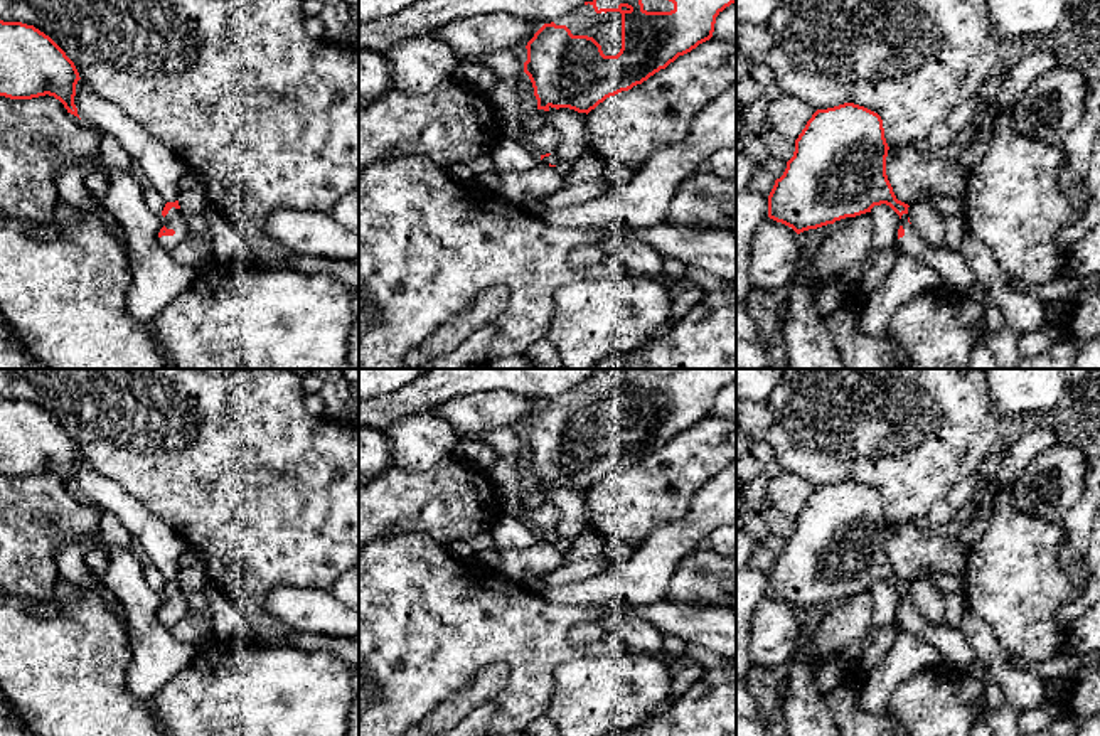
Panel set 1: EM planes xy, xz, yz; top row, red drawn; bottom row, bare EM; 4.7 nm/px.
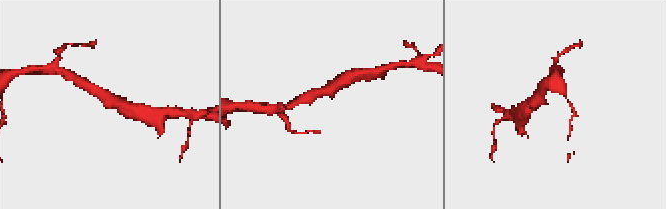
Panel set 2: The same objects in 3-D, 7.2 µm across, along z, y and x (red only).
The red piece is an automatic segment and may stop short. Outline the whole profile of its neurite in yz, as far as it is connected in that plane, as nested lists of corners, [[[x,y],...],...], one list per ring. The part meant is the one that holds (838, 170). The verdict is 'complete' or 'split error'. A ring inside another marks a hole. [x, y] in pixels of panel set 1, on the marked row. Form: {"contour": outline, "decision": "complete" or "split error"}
{"contour": [[[854,103],[817,109],[795,140],[795,152],[787,162],[783,175],[775,180],[768,195],[768,217],[800,234],[846,217],[871,212],[874,205],[886,204],[901,219],[898,229],[898,246],[901,251],[933,268],[945,286],[967,295],[984,296],[982,288],[958,251],[945,246],[930,248],[913,229],[908,217],[910,205],[896,199],[886,175],[888,150],[883,120],[878,113]]], "decision": "split error"}

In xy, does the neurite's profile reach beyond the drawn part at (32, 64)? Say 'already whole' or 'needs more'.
already whole

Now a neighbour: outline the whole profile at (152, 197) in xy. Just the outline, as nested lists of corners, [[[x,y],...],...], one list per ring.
[[[153,185],[143,187],[143,200],[152,212],[162,214],[165,200]]]

